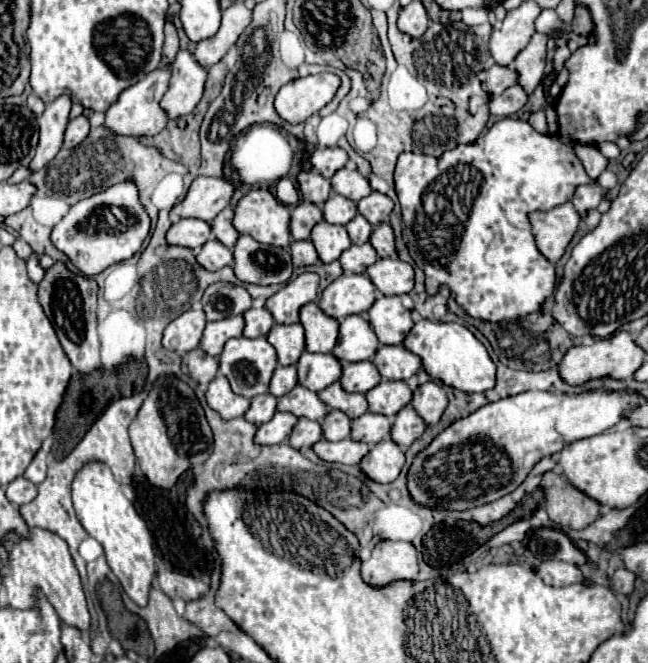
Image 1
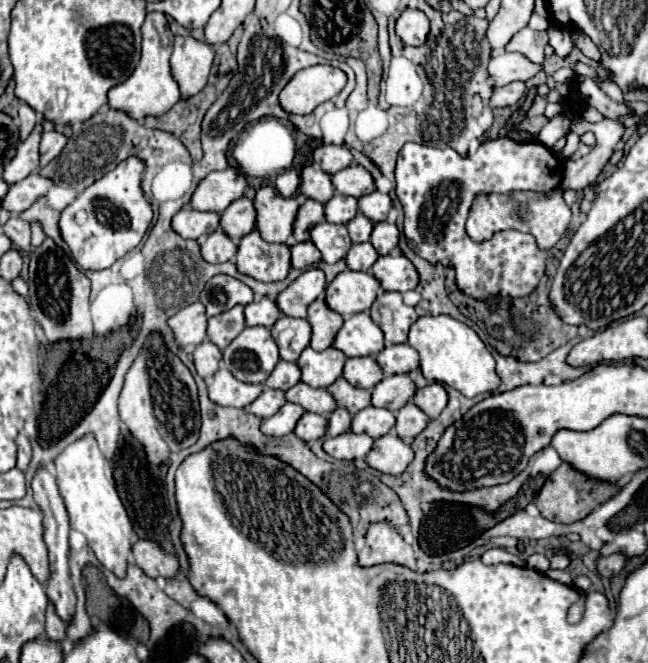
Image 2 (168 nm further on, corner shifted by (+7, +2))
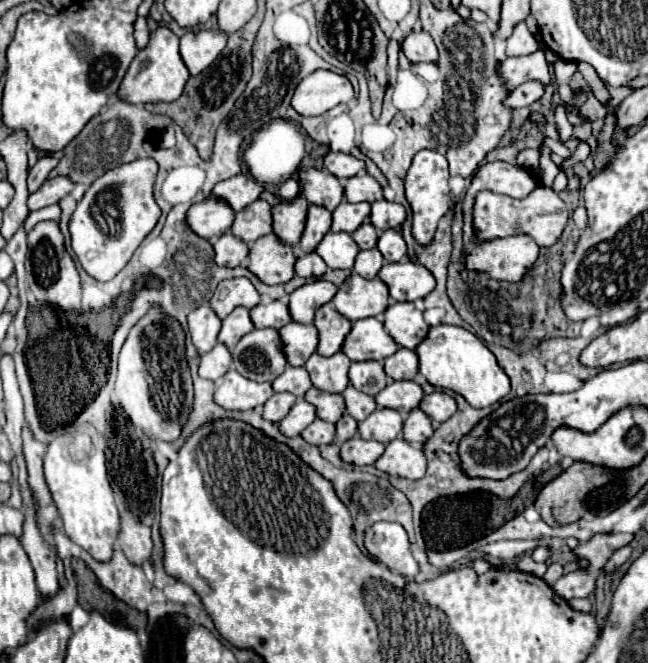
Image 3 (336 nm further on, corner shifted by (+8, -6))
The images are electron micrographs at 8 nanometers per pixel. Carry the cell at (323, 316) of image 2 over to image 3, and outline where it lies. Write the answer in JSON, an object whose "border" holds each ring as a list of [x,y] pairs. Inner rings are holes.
{"border":[[[325,304],[315,314],[315,326],[319,330],[319,348],[321,356],[333,356],[341,350],[345,336],[351,330],[351,322],[341,316],[331,304]]]}

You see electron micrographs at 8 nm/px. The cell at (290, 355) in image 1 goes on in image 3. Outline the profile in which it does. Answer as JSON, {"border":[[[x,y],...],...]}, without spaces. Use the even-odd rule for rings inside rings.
{"border":[[[289,322],[279,330],[287,362],[291,366],[305,366],[309,356],[317,350],[317,328],[313,324]]]}

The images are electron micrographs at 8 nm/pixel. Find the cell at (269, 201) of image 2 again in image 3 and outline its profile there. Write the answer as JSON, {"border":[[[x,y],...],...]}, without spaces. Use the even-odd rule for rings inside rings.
{"border":[[[297,196],[293,200],[283,200],[281,204],[273,206],[273,232],[285,240],[285,244],[295,246],[303,234],[305,220],[307,220],[309,202],[305,196]]]}

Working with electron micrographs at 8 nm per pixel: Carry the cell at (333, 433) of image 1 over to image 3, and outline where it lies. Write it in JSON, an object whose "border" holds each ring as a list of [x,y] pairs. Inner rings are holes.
{"border":[[[349,414],[341,416],[341,420],[337,422],[337,442],[345,442],[355,434],[357,434],[357,420]]]}

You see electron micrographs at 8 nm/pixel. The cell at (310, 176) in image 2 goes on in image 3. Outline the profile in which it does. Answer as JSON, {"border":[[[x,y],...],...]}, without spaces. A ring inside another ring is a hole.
{"border":[[[301,168],[299,180],[303,186],[303,194],[311,204],[323,206],[327,210],[335,210],[343,200],[343,186],[339,178],[327,170]]]}

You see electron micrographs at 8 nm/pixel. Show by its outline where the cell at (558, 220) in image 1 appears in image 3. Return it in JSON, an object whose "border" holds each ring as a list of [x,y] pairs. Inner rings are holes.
{"border":[[[539,184],[523,200],[515,200],[515,198],[493,194],[493,192],[479,192],[473,208],[473,220],[475,220],[477,240],[491,240],[491,238],[509,236],[509,234],[529,234],[539,246],[551,246],[561,236],[569,220],[569,212],[565,202],[551,188]]]}

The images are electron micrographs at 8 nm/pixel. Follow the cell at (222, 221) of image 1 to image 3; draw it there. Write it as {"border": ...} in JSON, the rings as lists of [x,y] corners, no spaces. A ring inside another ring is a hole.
{"border":[[[255,200],[245,210],[237,212],[231,232],[245,242],[255,242],[261,236],[271,234],[273,232],[271,204],[265,200]]]}

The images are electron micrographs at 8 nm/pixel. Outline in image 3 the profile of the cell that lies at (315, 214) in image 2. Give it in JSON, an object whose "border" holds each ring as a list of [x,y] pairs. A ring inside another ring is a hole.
{"border":[[[311,206],[299,248],[303,252],[313,252],[323,240],[323,236],[329,232],[329,228],[331,228],[331,212],[321,206]]]}

